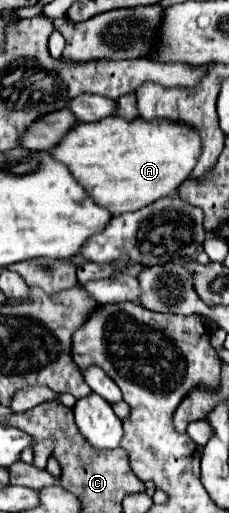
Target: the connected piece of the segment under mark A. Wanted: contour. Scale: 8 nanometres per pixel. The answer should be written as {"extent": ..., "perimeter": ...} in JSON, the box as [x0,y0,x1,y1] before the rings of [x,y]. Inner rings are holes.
{"extent":[50,117,202,215],"perimeter":[[[106,117],[94,123],[78,123],[50,153],[68,165],[72,175],[82,183],[86,193],[102,207],[110,209],[112,215],[126,211],[138,211],[162,197],[172,195],[178,187],[190,177],[190,171],[196,167],[196,161],[202,153],[202,141],[198,131],[180,121],[170,119],[124,119],[124,117]]]}

